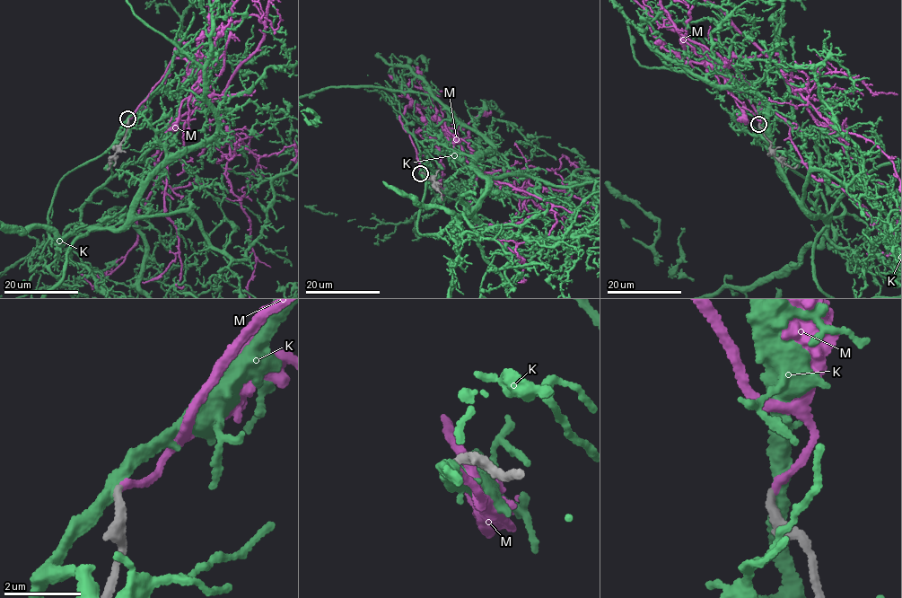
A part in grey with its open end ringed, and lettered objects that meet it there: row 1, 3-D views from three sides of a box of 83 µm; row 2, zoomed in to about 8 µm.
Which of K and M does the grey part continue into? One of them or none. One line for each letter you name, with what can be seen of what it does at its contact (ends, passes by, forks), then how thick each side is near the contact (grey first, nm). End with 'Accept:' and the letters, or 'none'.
M: it ends | 240/160 nm
Accept: M

